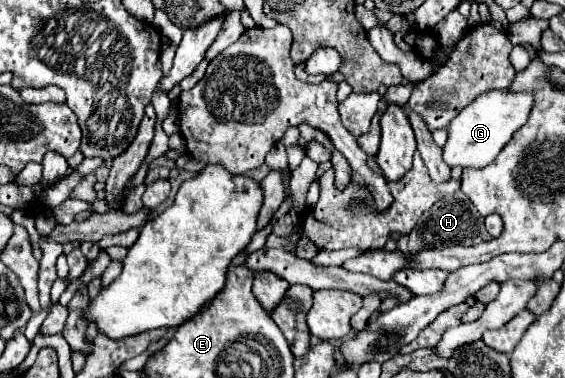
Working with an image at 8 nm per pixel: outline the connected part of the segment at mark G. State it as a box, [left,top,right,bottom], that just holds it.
[444,89,532,167]

